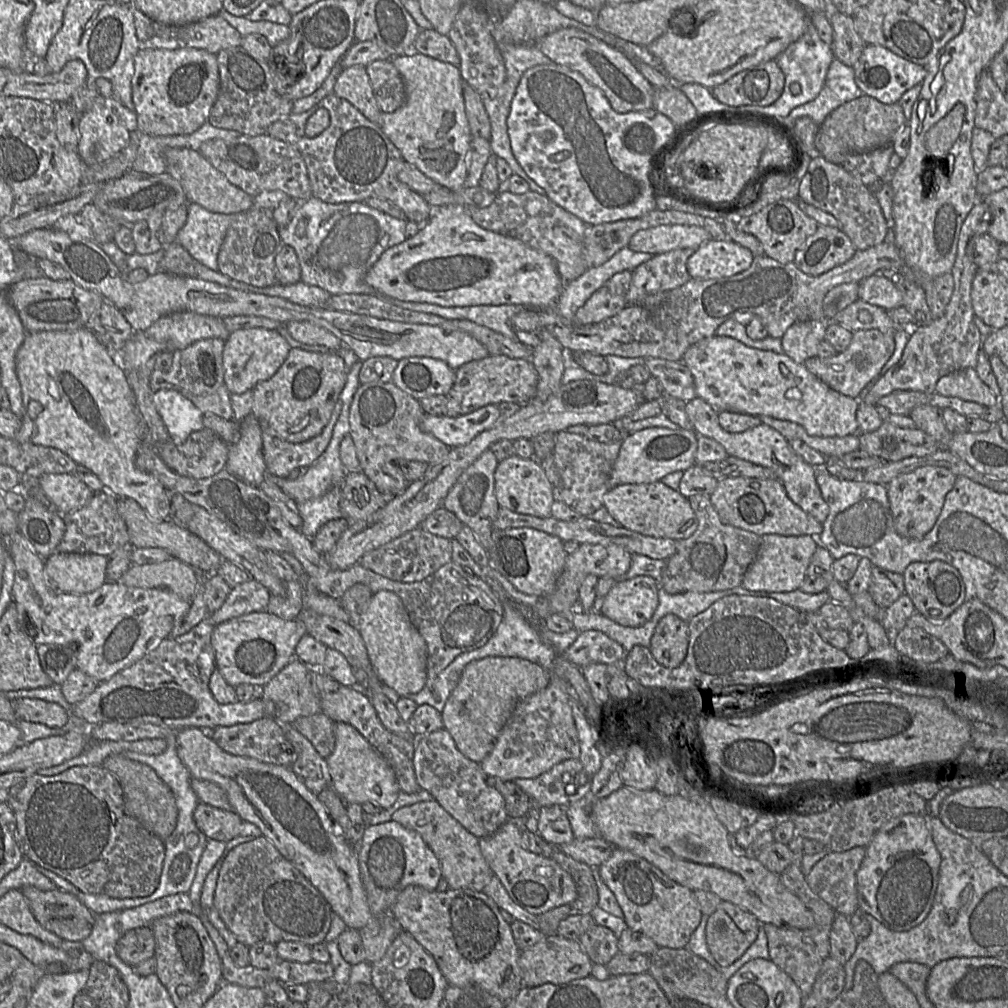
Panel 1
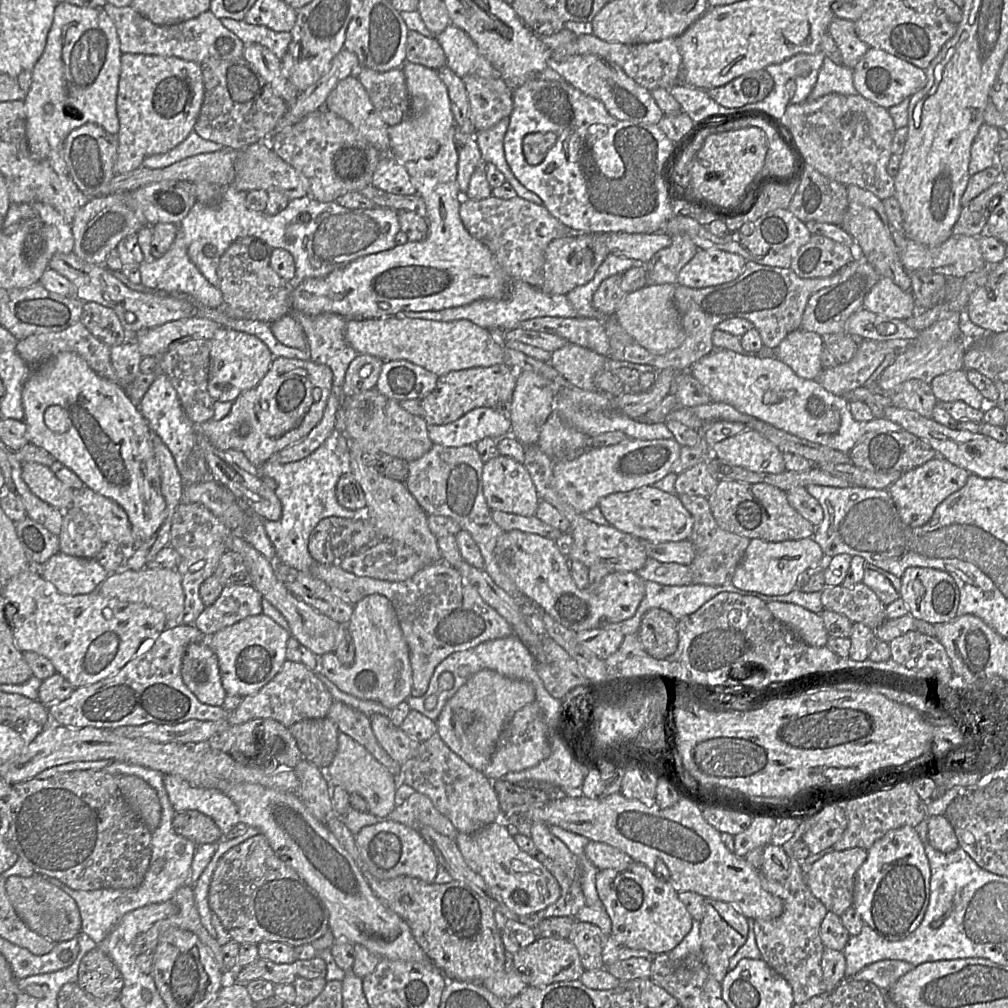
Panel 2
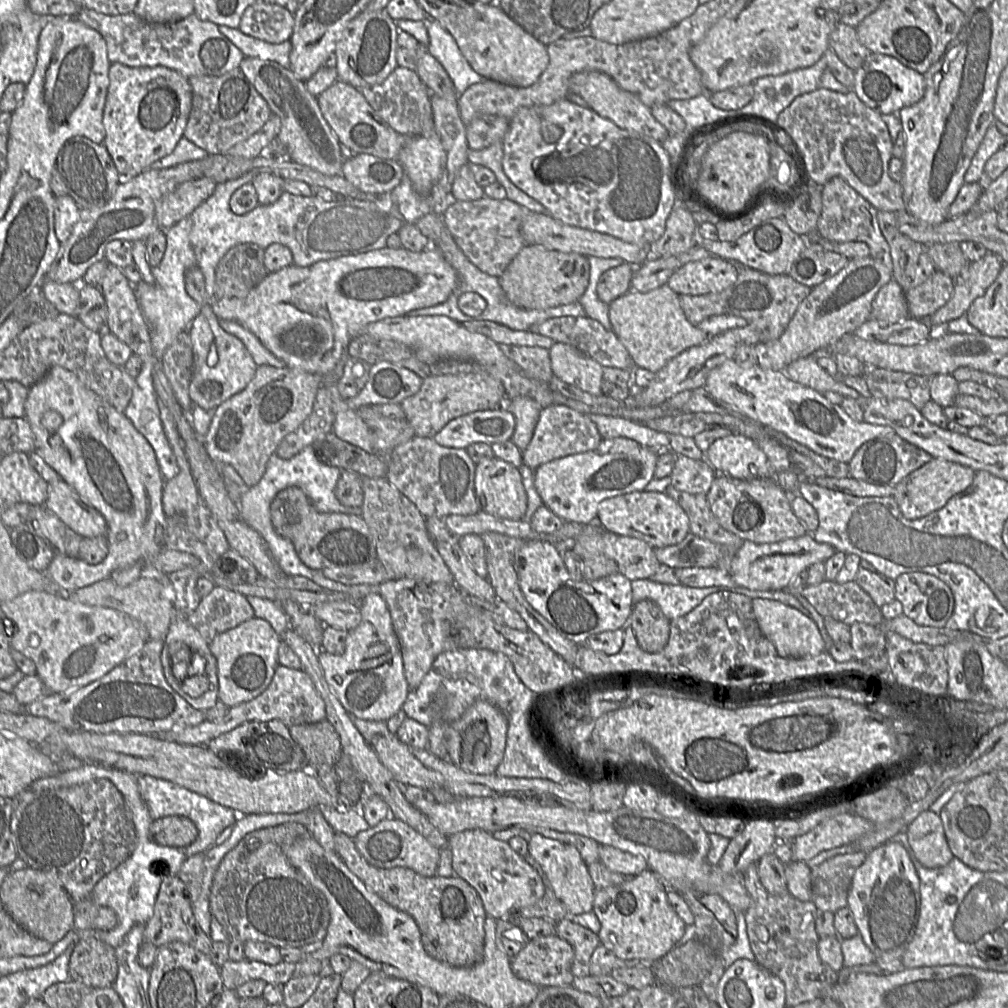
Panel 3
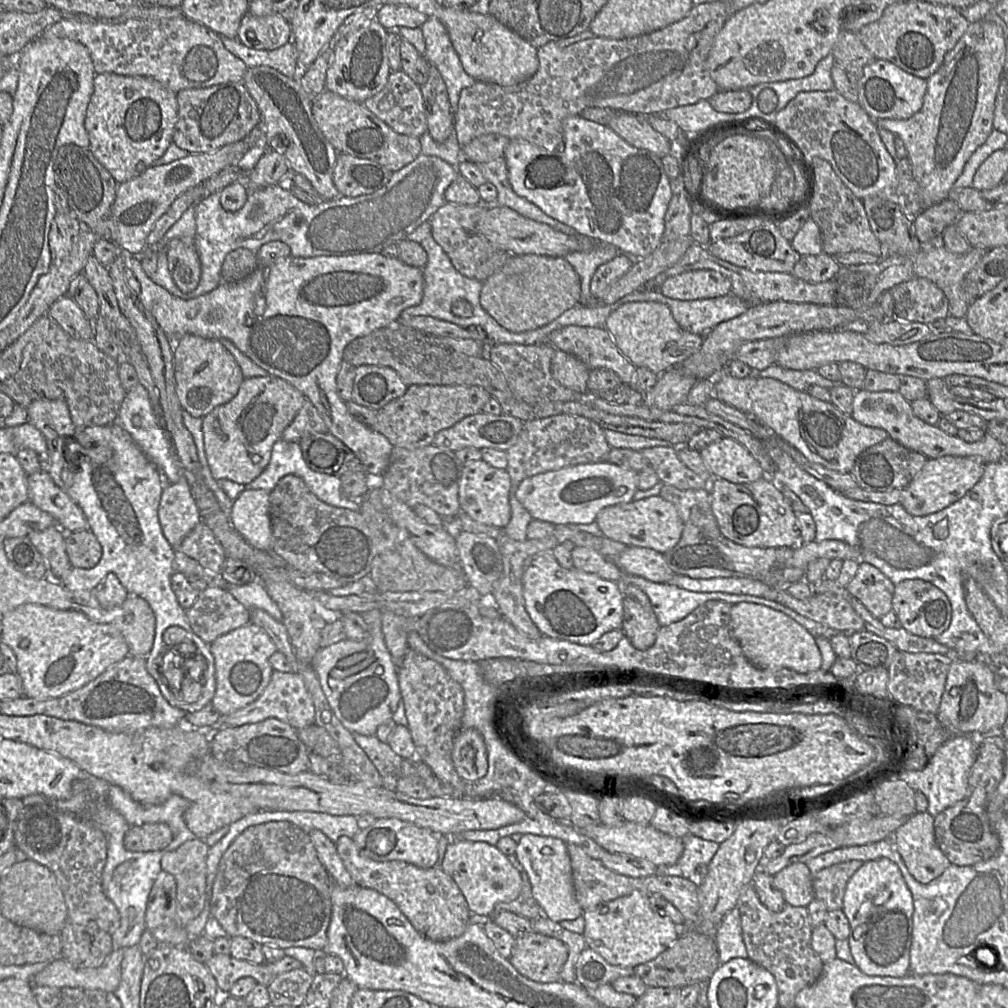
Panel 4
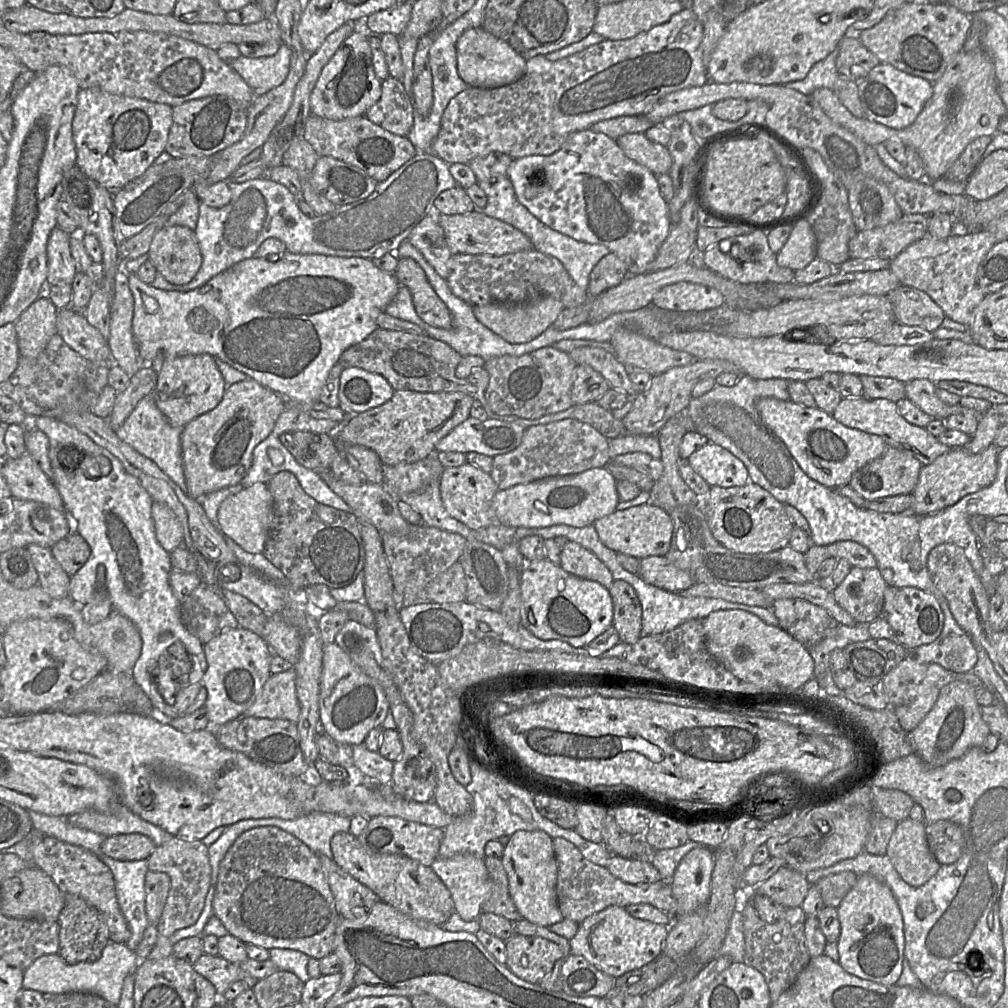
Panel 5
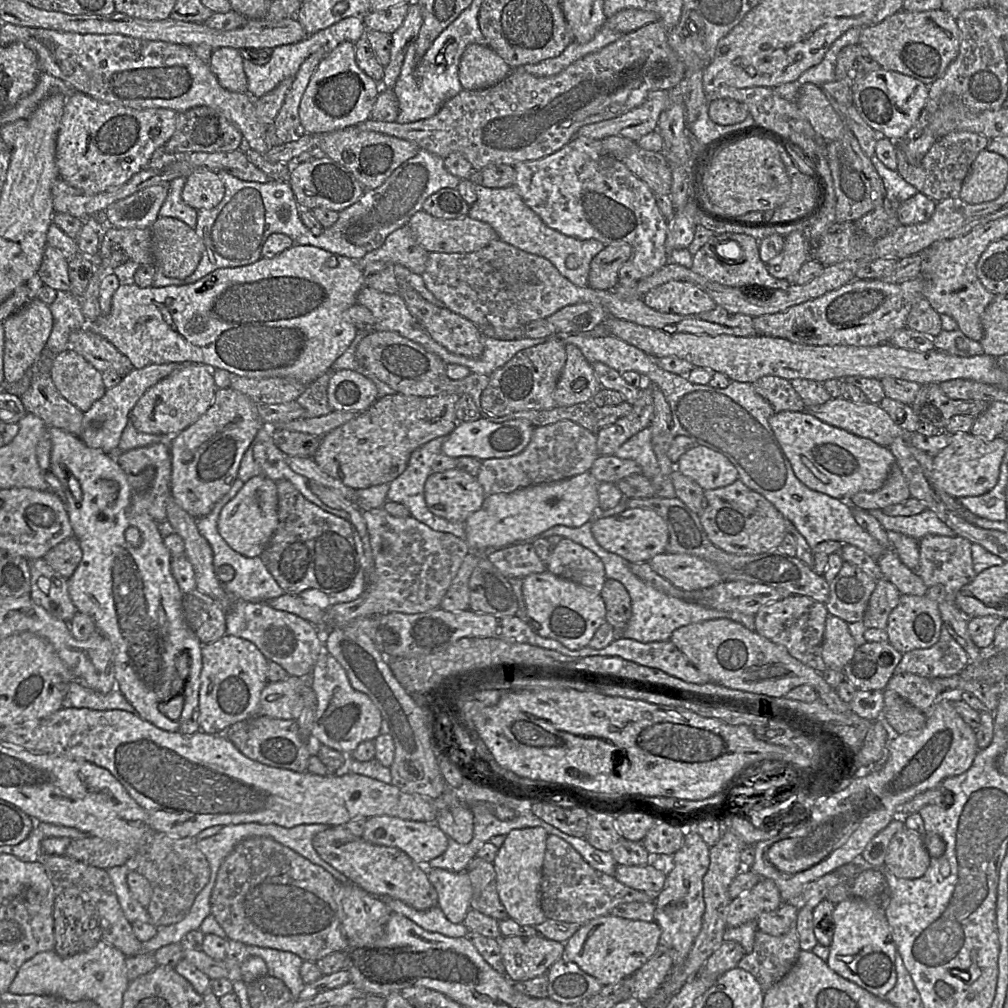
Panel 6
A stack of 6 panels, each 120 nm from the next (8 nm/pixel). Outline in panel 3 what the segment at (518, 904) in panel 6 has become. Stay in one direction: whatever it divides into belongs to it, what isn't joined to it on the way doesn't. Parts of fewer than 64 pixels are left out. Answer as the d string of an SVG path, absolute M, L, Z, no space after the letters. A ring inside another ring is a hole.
M534 833L528 840L528 852L539 863L555 896L565 905L569 915L592 911L595 888L579 851L572 845Z

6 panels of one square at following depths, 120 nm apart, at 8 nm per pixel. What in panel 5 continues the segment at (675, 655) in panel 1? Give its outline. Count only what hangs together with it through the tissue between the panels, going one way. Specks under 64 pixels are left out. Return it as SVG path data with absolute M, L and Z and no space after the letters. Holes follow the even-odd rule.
M616 580L609 588L613 603L613 623L620 641L635 644L641 638L642 608L634 588Z

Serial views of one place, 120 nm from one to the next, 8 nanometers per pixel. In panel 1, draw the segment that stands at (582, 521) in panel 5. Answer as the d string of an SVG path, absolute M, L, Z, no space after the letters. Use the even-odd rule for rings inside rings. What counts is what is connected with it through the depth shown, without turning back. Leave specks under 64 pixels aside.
M651 427L625 435L609 478L609 489L624 484L647 484L664 476L685 471L695 464L698 434L681 428Z

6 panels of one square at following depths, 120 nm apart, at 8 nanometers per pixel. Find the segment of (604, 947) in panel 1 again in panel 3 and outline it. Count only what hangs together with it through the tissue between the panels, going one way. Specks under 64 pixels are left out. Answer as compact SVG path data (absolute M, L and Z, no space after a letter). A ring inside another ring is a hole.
M566 917L556 923L555 935L566 940L574 949L571 966L573 976L589 975L591 955L600 944L598 934Z

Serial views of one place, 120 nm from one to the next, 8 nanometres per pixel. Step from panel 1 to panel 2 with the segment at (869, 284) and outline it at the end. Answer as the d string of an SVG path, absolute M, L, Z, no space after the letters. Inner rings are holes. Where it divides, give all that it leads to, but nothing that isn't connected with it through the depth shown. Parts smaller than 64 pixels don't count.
M881 277L871 288L863 307L875 314L904 321L917 311L911 291L902 290L887 277Z

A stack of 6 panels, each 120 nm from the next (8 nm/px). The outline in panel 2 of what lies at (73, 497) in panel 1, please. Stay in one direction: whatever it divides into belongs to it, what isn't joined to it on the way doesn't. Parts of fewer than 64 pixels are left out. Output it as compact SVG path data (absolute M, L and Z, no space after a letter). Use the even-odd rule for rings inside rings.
M24 463L22 478L30 491L49 505L66 510L71 506L74 490L62 483L52 470L38 463Z

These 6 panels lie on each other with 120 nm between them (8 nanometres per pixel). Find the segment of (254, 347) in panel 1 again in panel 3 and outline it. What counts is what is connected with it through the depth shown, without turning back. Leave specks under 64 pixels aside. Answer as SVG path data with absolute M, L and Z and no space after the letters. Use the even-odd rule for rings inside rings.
M198 266L188 269L184 280L188 295L202 306L200 314L193 320L187 331L191 338L194 357L189 396L194 406L205 410L217 409L248 386L258 366L243 342L221 327L212 309L212 299L207 299L201 269Z

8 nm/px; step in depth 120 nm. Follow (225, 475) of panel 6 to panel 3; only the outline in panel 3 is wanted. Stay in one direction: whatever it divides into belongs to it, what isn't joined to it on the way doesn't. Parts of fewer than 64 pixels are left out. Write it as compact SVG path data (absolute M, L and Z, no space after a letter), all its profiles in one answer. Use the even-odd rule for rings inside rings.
M259 366L248 386L215 410L210 427L201 439L209 458L216 465L231 465L246 486L256 485L283 438L311 414L321 386L319 375L288 367Z

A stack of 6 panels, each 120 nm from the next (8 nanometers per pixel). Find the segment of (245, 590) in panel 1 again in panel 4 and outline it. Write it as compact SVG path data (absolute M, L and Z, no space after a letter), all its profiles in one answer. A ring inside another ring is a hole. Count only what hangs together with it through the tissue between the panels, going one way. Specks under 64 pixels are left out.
M208 585L199 592L186 616L193 632L208 644L250 623L249 609L218 585Z

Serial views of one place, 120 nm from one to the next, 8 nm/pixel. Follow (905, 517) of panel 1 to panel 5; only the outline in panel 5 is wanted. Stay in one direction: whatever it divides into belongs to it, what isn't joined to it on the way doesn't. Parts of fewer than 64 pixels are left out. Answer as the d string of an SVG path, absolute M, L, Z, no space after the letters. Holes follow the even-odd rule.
M994 444L977 453L972 453L964 447L951 448L931 464L923 466L912 492L912 512L917 515L936 513L954 505L968 494L989 486L996 478L998 451L999 448Z

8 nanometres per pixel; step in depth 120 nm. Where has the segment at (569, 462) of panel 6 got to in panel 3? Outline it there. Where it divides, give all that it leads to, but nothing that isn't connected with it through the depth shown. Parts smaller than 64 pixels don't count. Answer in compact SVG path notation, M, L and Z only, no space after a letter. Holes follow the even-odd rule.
M552 404L541 410L533 437L522 451L523 465L532 470L550 461L588 451L596 451L602 437L588 415L579 413L567 406Z

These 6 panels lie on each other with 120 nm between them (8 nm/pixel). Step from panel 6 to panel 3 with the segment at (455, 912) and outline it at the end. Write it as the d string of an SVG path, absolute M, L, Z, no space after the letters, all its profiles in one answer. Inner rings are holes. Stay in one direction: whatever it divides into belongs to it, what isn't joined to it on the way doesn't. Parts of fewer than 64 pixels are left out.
M472 829L448 836L452 851L454 875L470 884L480 896L488 916L505 918L516 910L531 906L545 893L544 882L539 873L508 844L497 840L492 833Z

